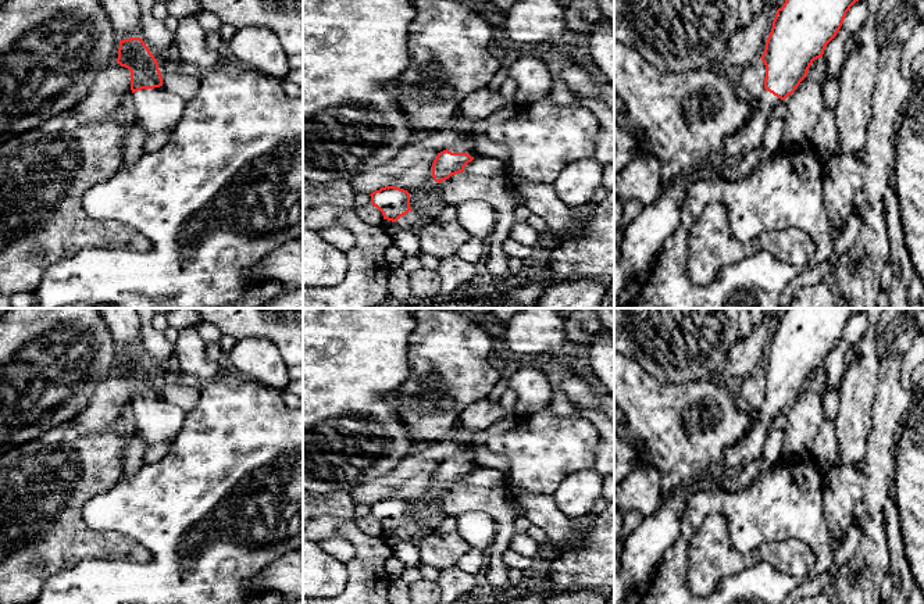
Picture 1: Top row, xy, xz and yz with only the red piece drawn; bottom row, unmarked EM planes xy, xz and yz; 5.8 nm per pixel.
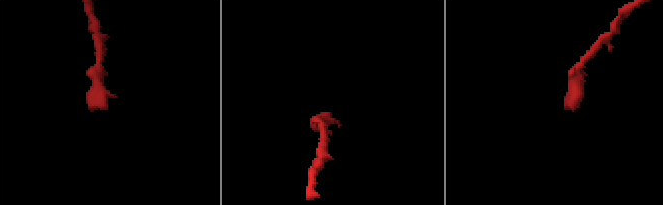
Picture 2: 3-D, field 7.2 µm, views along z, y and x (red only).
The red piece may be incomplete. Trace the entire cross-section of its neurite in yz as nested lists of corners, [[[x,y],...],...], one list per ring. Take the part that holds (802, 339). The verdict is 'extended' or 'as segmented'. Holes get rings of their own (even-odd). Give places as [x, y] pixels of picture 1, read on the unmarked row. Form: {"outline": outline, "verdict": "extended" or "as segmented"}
{"outline": [[[786,308],[777,321],[766,360],[764,403],[752,412],[752,428],[724,453],[725,472],[735,475],[761,458],[777,414],[792,405],[814,371],[839,343],[846,324],[861,308]]], "verdict": "extended"}

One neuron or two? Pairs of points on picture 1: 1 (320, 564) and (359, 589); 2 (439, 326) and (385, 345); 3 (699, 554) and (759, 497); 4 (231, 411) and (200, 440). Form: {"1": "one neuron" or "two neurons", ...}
{"1": "two neurons", "2": "two neurons", "3": "two neurons", "4": "one neuron"}

